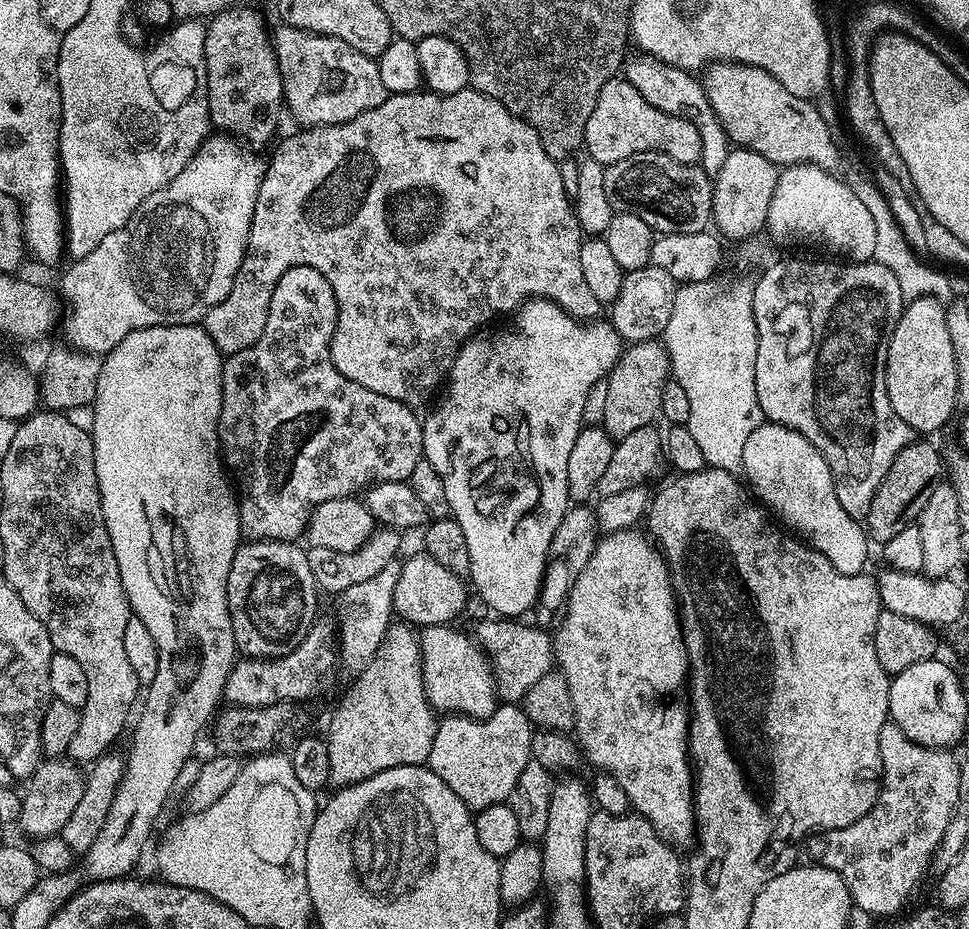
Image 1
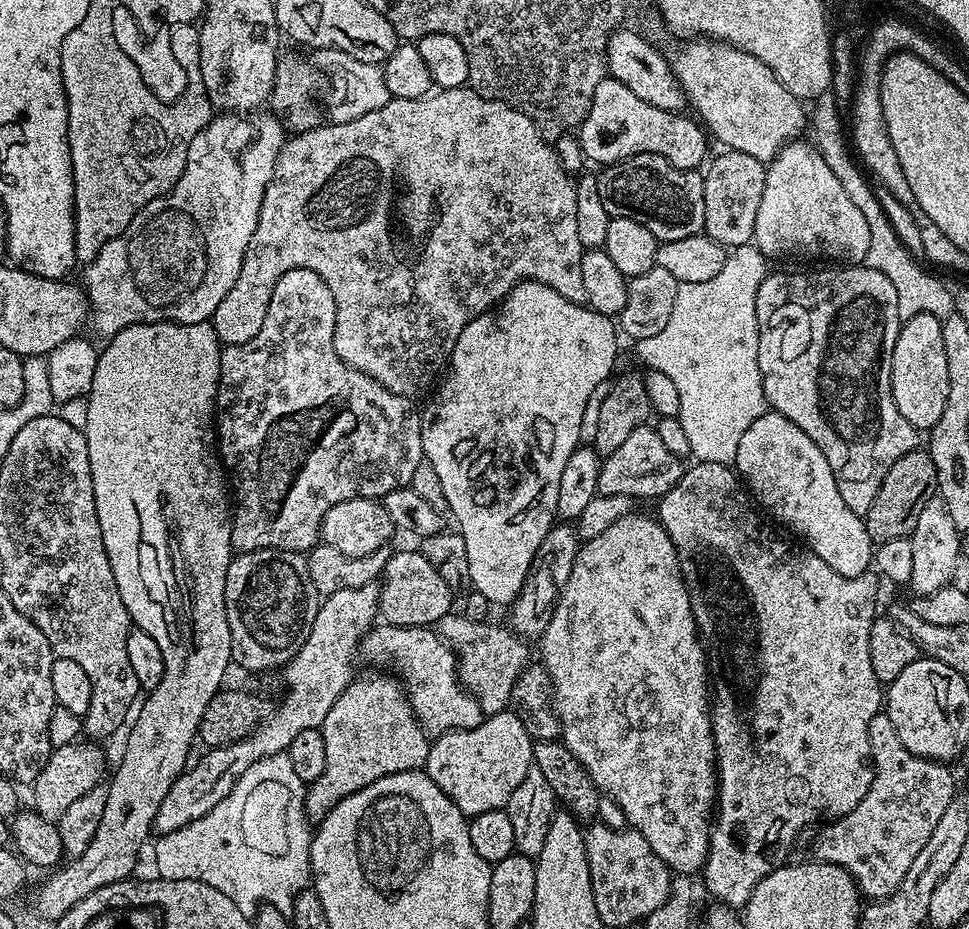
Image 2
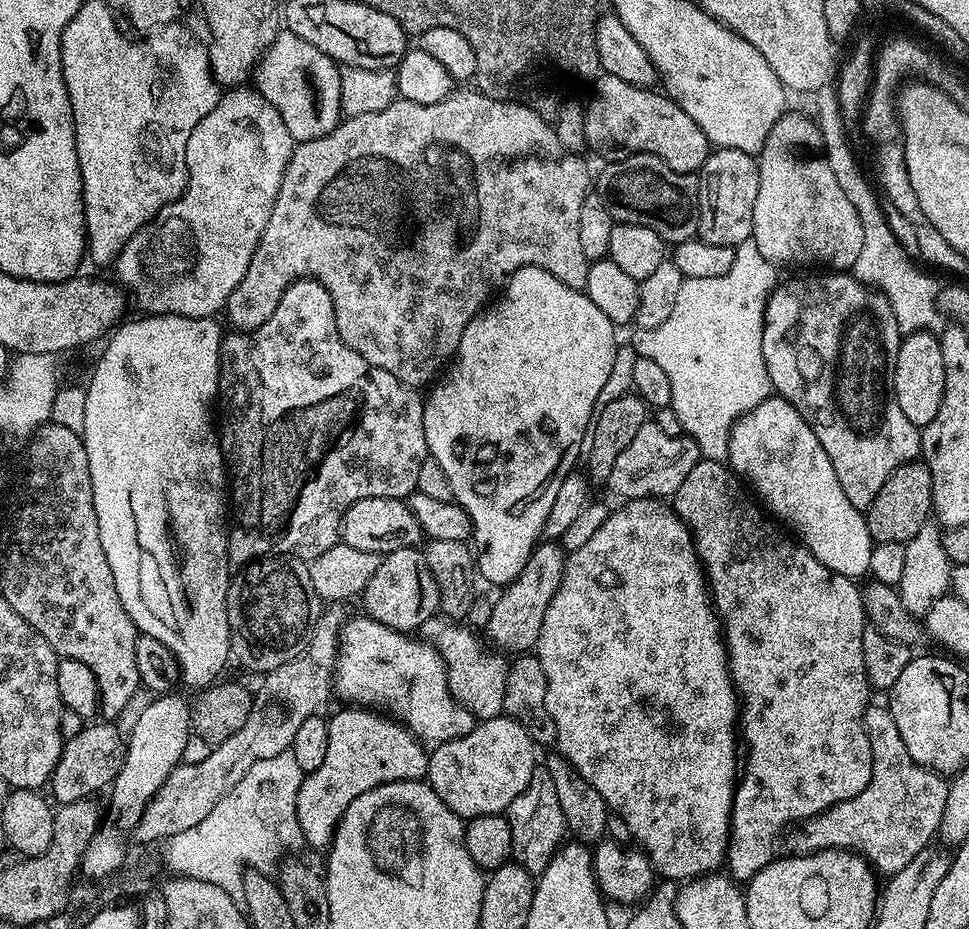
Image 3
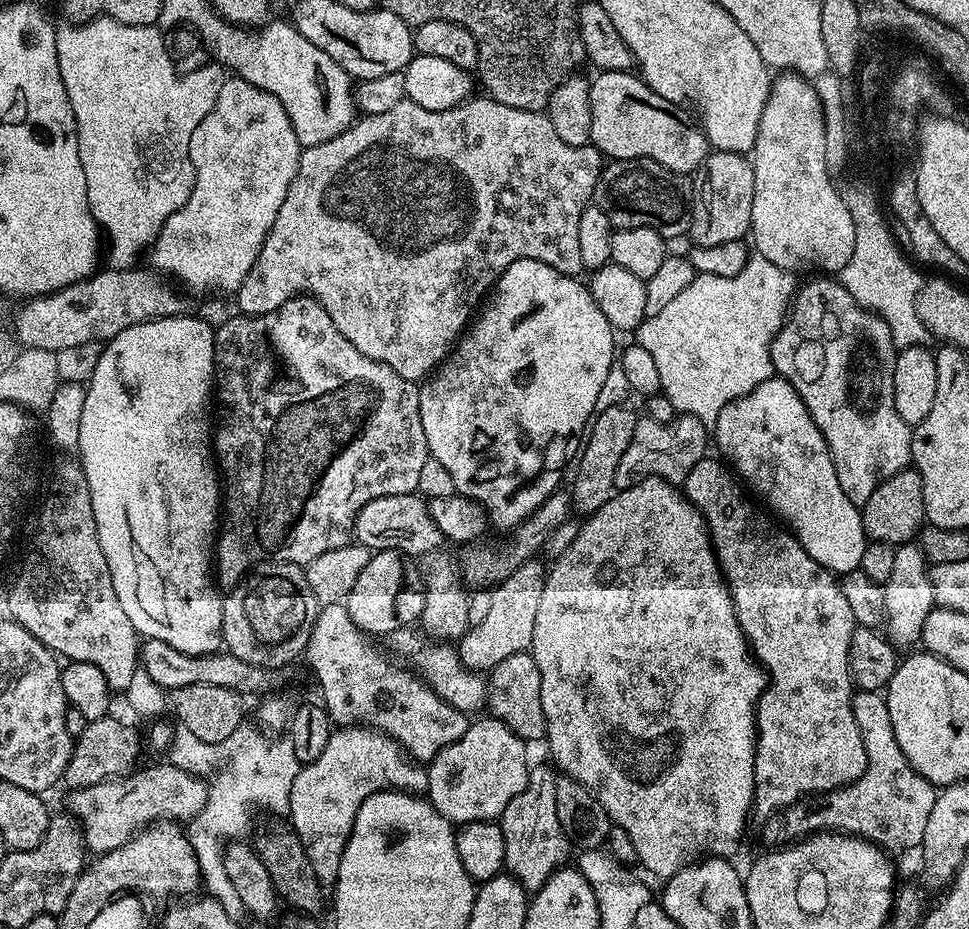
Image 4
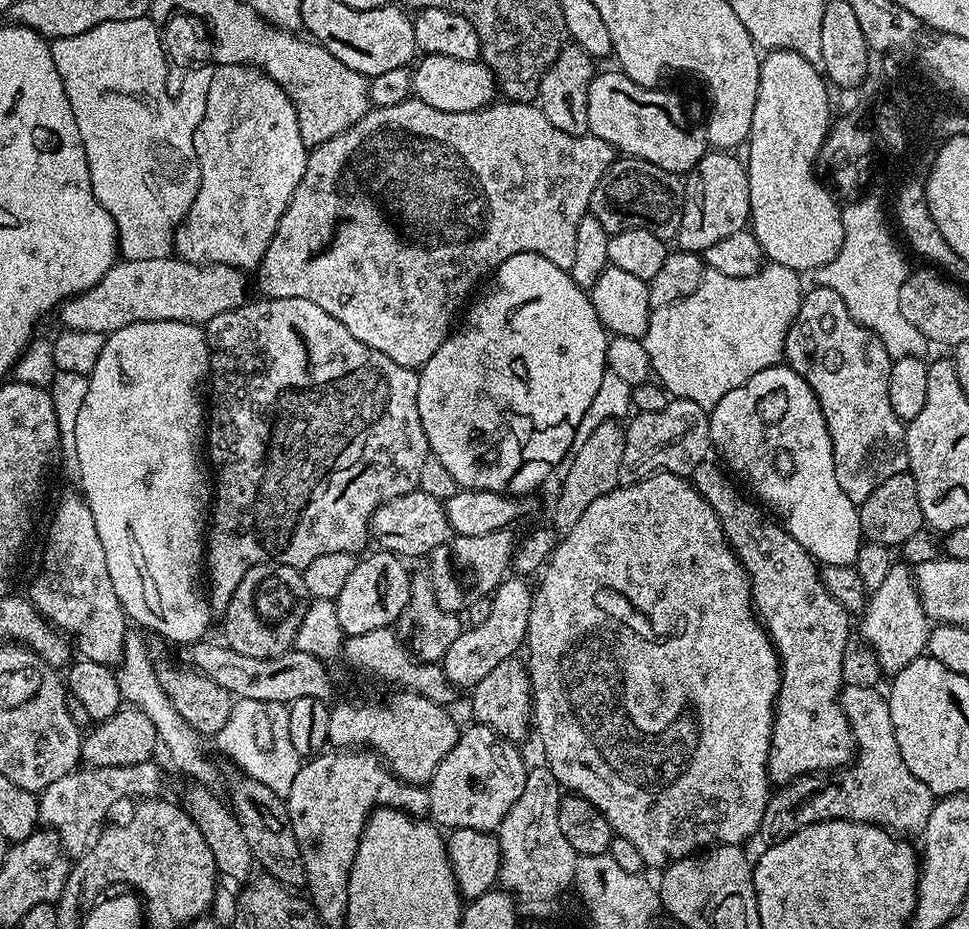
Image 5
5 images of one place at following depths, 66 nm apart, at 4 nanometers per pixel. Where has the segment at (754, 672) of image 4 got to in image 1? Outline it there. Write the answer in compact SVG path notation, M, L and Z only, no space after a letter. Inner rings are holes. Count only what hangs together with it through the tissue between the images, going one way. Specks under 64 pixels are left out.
M638 530L607 533L595 545L589 560L584 563L584 568L576 575L566 597L566 611L563 613L565 616L564 621L560 624L560 633L555 633L554 636L555 659L558 661L559 671L566 678L568 689L572 695L572 705L576 711L574 728L575 731L580 731L578 740L587 759L589 756L600 767L600 770L615 776L620 781L628 795L629 805L639 815L645 816L647 820L651 821L656 827L656 831L665 840L676 846L688 843L691 845L696 835L696 805L694 803L693 765L690 763L690 708L685 701L683 704L682 701L672 697L683 684L685 687L686 681L689 679L688 649L684 643L684 629L678 611L678 597L674 591L674 581L668 571L668 562L664 559L664 553L647 535L644 537L642 533L636 531Z

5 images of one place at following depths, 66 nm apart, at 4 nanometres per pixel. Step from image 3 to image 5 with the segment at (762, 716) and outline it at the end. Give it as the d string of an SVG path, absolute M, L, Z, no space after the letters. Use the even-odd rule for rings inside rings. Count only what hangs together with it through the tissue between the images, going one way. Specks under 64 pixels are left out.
M715 459L702 461L690 479L698 494L702 494L702 498L710 502L714 514L718 514L718 522L722 522L728 545L736 551L741 566L748 571L748 580L752 583L752 606L756 609L756 615L780 658L780 693L776 695L776 713L772 719L772 745L768 755L769 781L773 785L783 786L798 776L828 774L851 764L856 742L852 738L852 728L848 725L846 714L840 709L839 701L844 684L842 653L846 651L846 642L850 638L850 613L826 590L821 569L811 554L802 546L798 546L795 538L759 503L753 502L747 495L744 497L740 493L741 485Z

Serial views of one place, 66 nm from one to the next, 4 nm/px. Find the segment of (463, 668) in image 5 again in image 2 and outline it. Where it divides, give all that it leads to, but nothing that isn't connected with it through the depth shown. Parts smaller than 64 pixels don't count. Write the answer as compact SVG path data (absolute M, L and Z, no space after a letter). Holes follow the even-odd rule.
M568 522L553 524L546 538L542 538L542 546L538 546L538 554L530 566L524 589L516 595L510 605L512 611L510 628L519 637L532 642L539 641L543 637L546 626L550 626L550 618L556 608L556 600L560 597L560 590L564 587L566 578L570 578L570 570L576 555L580 552L581 543L575 527Z

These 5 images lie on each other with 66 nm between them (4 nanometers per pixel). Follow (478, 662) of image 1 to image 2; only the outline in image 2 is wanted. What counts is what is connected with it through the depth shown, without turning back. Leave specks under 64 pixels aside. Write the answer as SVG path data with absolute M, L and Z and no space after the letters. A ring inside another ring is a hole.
M377 623L364 633L358 645L359 655L368 666L393 664L395 675L406 685L408 701L416 720L429 737L453 732L455 728L473 728L486 719L479 703L457 677L457 653L443 637L428 626L398 628L394 624Z

